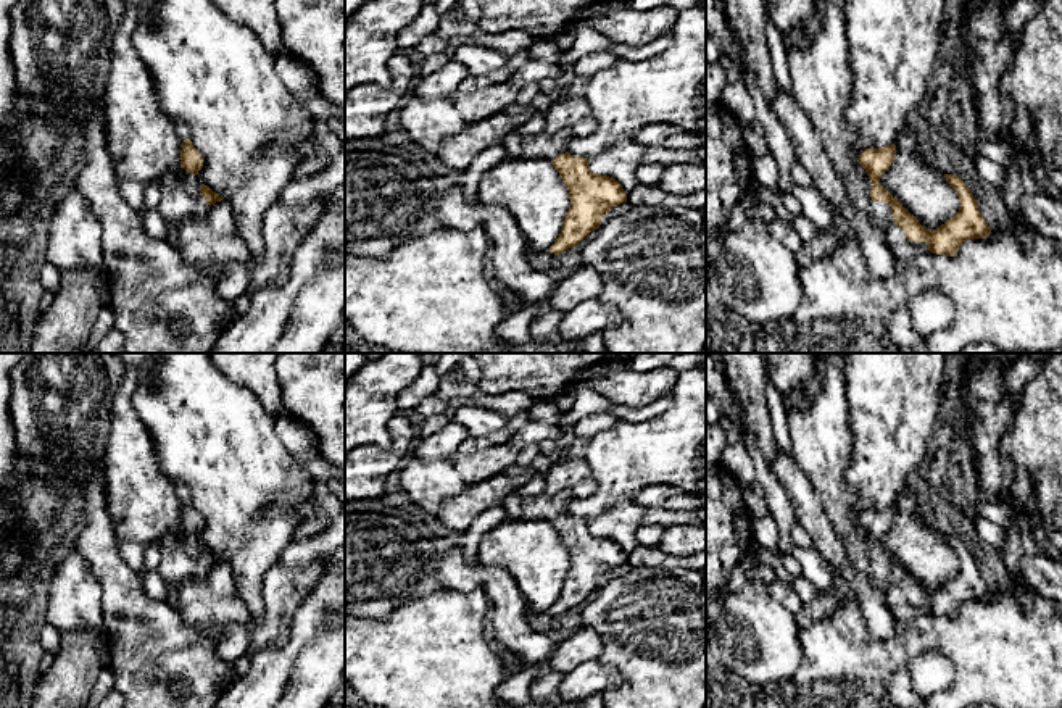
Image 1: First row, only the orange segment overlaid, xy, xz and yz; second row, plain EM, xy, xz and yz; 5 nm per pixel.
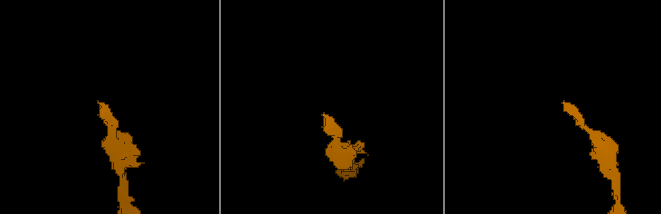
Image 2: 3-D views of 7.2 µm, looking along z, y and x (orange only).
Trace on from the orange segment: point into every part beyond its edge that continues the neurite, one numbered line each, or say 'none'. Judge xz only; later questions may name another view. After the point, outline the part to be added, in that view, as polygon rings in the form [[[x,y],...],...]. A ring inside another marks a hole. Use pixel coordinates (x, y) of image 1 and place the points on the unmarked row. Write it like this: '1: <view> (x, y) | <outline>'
1: xz (545, 507) | [[[559,490],[554,495],[538,494],[522,498],[522,519],[543,519],[553,523],[556,518],[566,514],[567,502],[572,498],[570,490]]]

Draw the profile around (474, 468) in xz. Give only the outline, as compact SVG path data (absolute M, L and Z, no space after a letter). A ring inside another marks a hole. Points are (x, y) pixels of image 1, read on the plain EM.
M508 442L471 455L454 455L453 460L464 485L474 485L516 464L517 453L519 448Z

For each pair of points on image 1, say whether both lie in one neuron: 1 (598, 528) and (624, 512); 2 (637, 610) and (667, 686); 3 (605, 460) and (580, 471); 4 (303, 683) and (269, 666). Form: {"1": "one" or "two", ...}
{"1": "one", "2": "one", "3": "two", "4": "two"}

